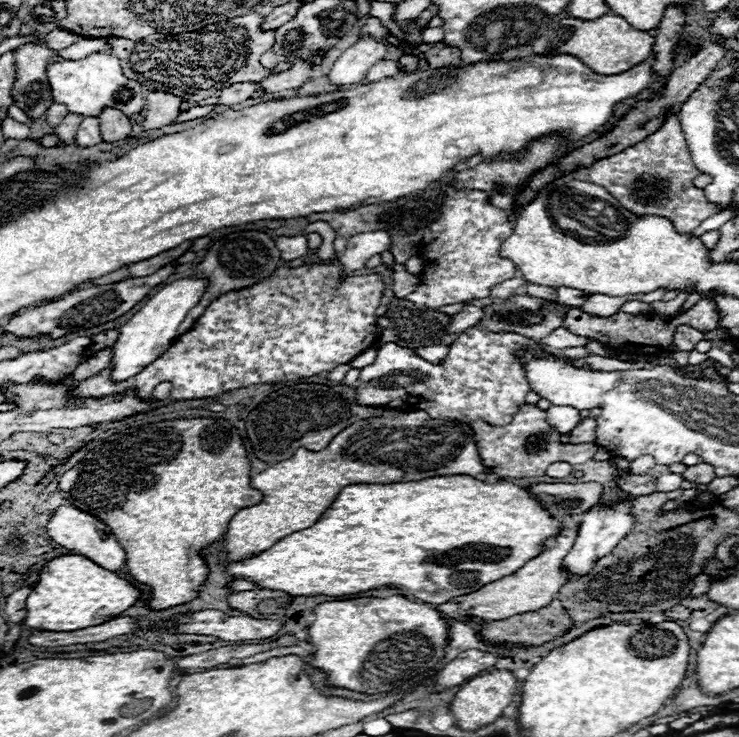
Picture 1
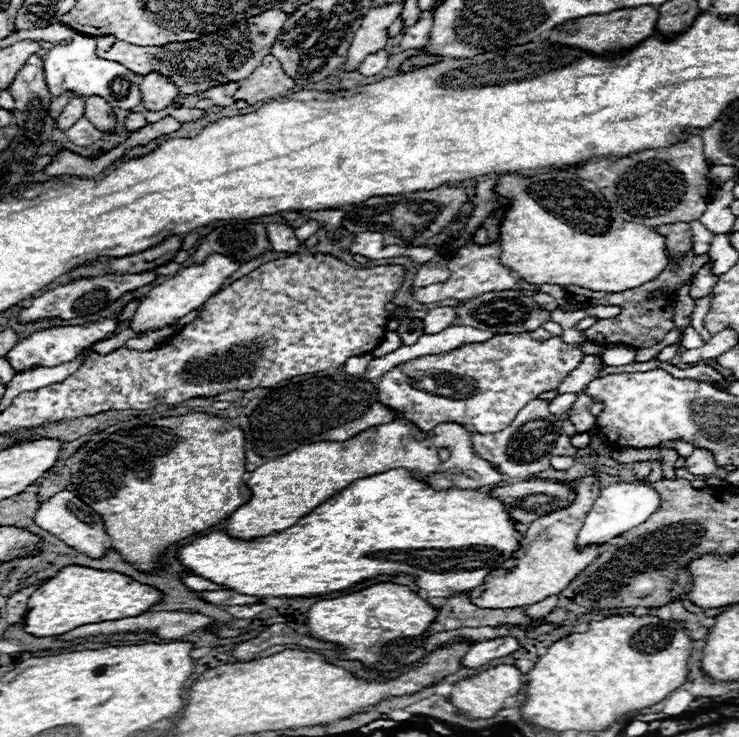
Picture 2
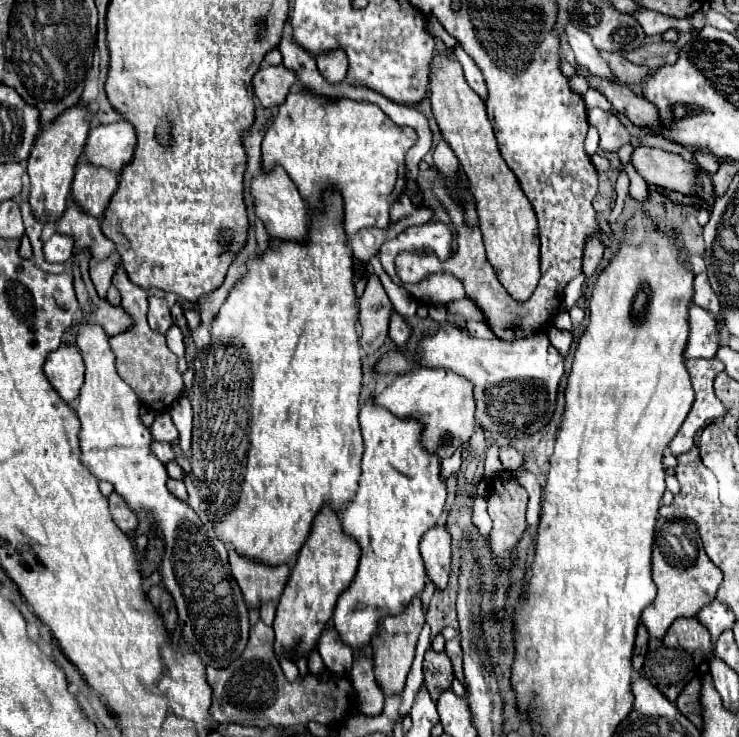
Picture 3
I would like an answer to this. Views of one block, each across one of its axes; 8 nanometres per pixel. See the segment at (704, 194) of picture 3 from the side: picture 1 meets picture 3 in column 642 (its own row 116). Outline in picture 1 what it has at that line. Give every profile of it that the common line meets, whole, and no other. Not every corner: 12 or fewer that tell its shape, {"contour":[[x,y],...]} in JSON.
{"contour":[[148,92],[142,130],[162,128],[180,114],[178,96]]}

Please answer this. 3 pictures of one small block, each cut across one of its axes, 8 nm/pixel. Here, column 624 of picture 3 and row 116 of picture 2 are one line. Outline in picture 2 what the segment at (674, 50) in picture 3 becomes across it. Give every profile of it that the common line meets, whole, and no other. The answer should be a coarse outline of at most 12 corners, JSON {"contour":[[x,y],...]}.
{"contour":[[68,94],[54,96],[50,116],[58,118],[68,104]]}

